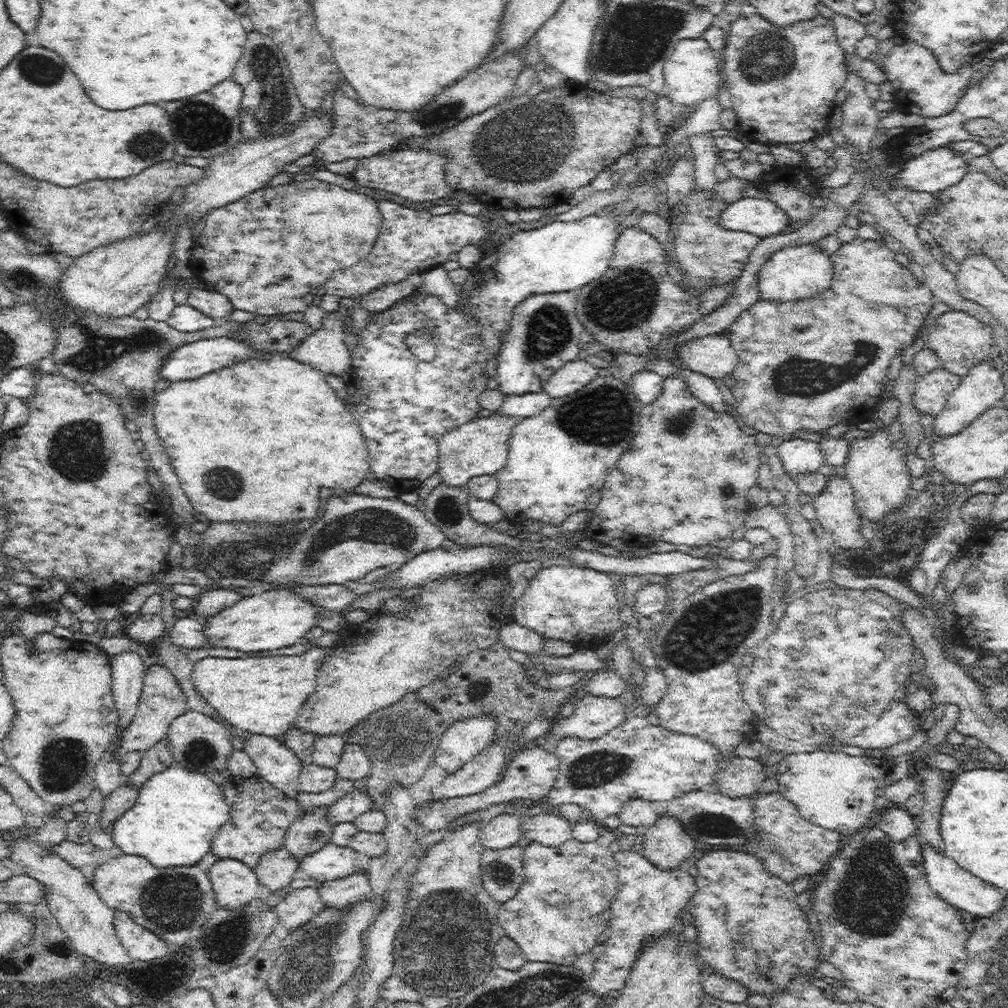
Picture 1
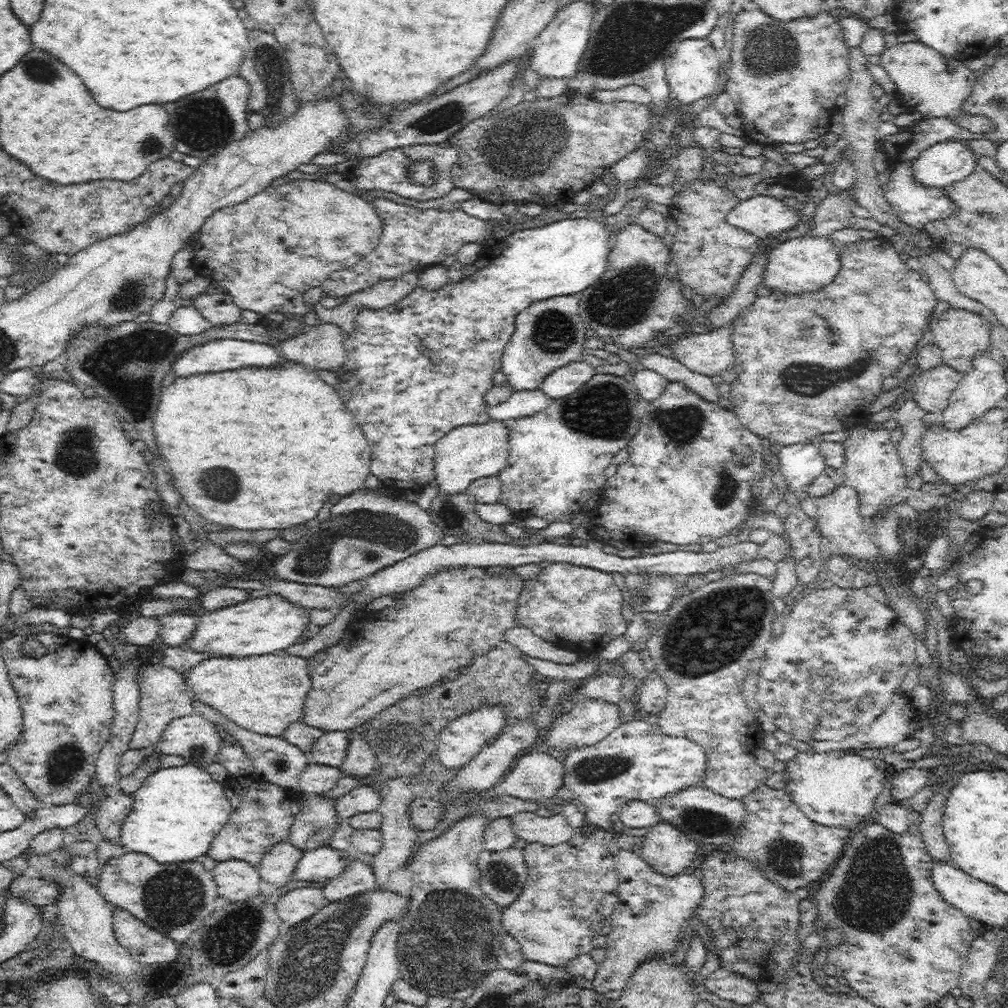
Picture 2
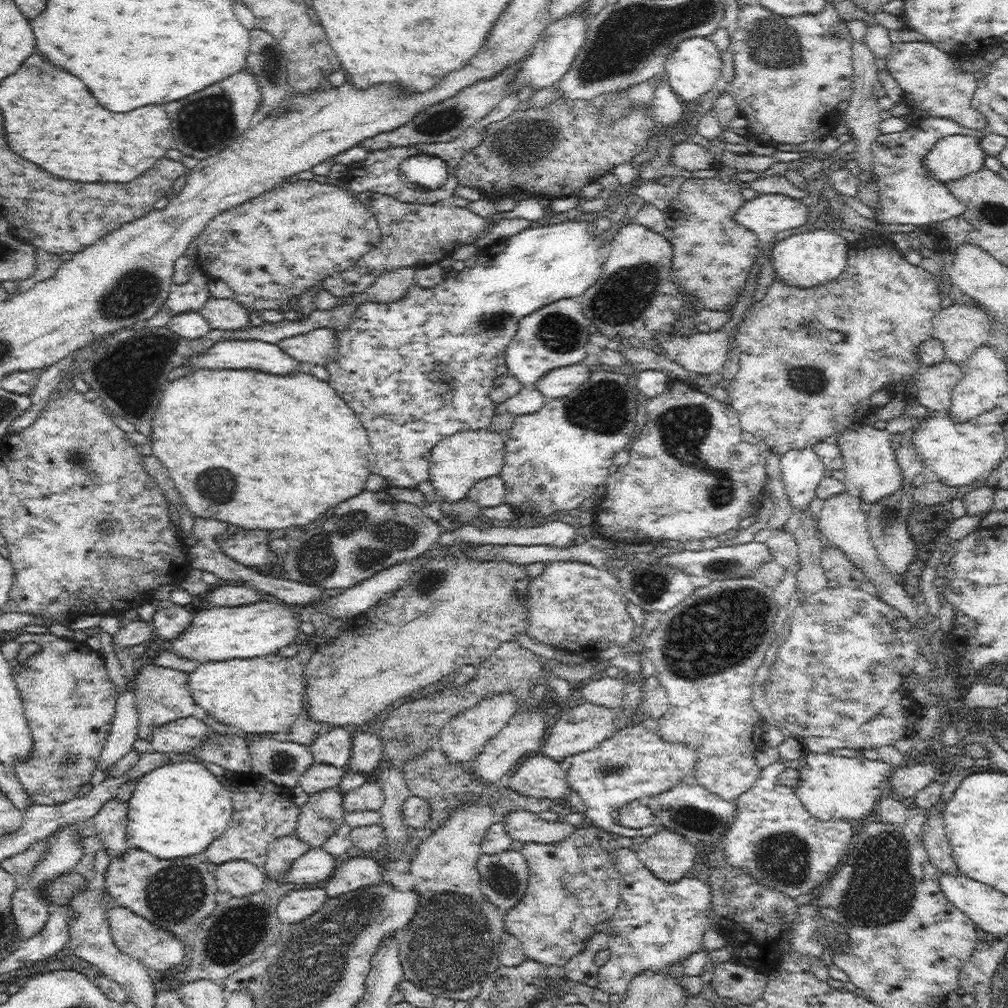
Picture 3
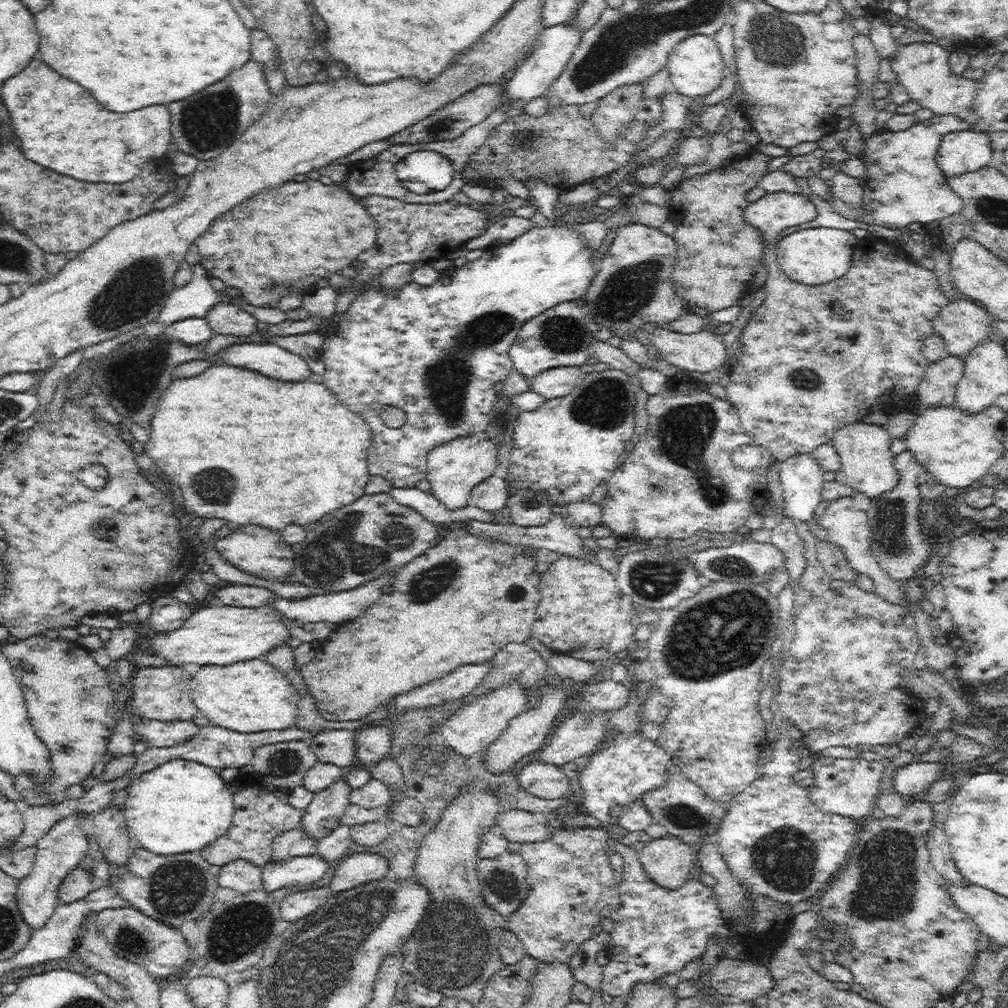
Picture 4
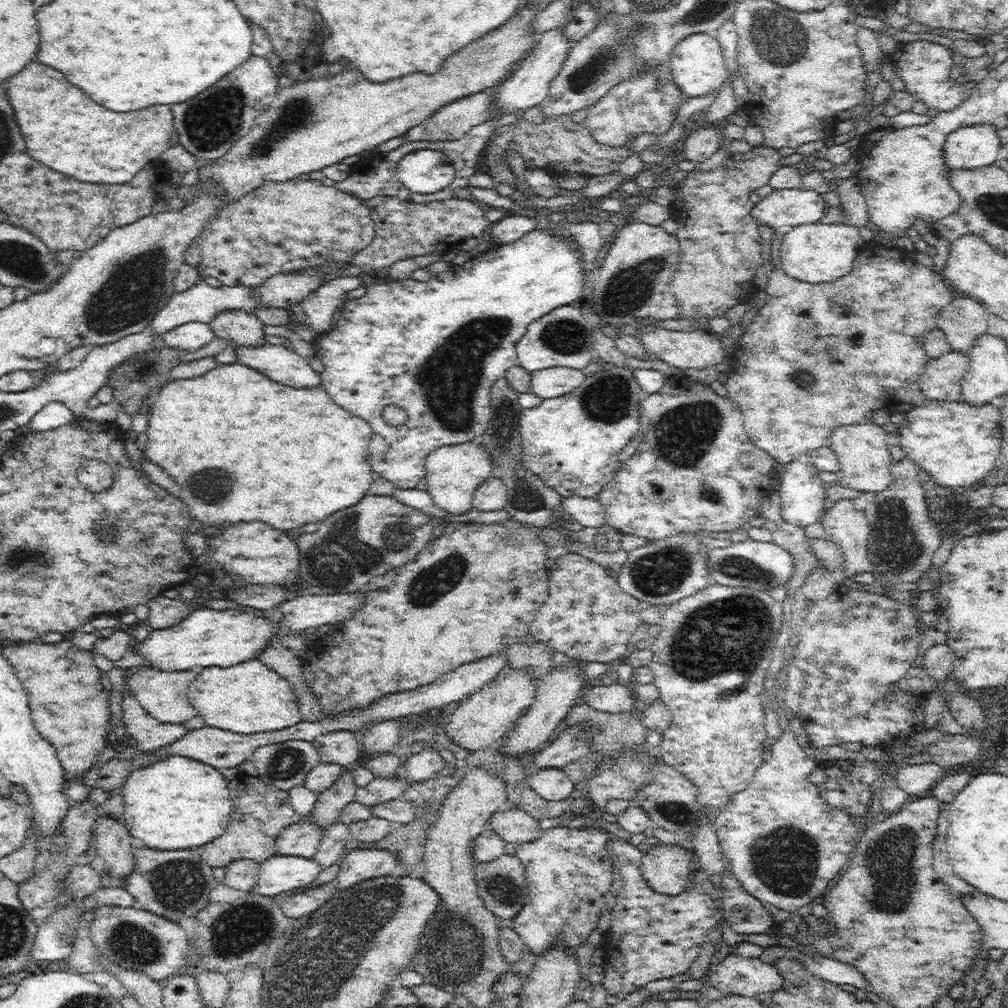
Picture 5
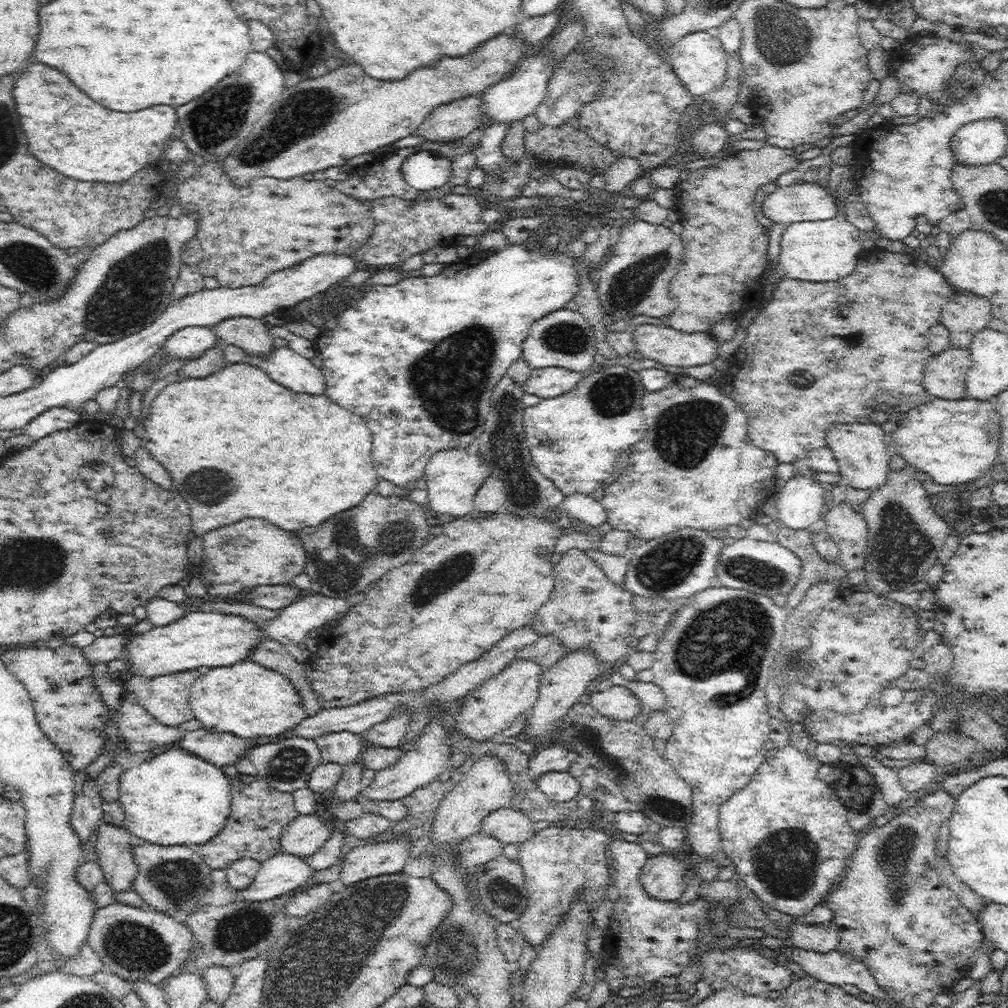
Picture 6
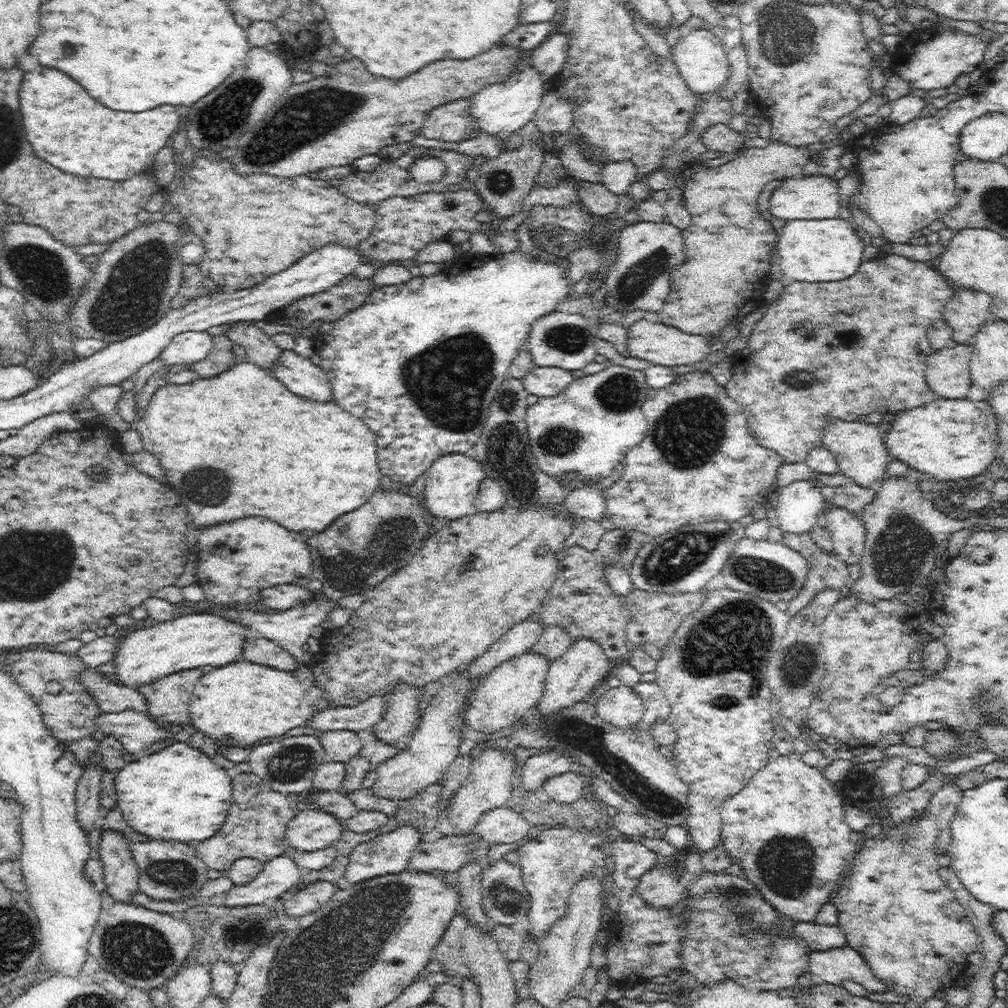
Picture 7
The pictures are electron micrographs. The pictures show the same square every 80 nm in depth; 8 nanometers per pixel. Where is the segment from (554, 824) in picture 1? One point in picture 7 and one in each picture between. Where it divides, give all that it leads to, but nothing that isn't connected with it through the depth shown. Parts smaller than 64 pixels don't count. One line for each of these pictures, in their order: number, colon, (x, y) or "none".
2: (554, 830)
3: (525, 826)
4: (517, 825)
5: (516, 826)
6: (508, 826)
7: (502, 825)

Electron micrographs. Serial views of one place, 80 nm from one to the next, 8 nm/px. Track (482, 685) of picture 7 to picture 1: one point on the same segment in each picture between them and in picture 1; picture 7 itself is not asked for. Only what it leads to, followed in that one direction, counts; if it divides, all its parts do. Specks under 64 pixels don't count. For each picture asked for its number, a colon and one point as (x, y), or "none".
1: (466, 738)
2: (464, 737)
3: (462, 738)
4: (470, 730)
5: (483, 719)
6: (492, 707)

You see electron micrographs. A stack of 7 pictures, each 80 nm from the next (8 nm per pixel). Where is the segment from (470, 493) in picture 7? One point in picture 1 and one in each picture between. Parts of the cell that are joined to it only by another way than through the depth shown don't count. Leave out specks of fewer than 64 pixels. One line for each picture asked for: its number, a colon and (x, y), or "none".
1: (480, 447)
2: (467, 453)
3: (456, 463)
4: (453, 468)
5: (453, 473)
6: (453, 475)

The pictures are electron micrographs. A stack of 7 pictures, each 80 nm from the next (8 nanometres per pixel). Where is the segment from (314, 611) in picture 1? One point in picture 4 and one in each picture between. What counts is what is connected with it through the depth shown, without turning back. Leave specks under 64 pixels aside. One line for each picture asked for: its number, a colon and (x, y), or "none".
2: (258, 626)
3: (221, 633)
4: (220, 636)

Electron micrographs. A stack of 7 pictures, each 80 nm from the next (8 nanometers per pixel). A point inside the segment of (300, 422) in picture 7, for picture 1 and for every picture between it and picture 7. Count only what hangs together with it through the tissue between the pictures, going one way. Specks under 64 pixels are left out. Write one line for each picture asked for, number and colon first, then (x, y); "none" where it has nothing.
1: (254, 442)
2: (286, 433)
3: (262, 451)
4: (243, 448)
5: (242, 448)
6: (238, 445)

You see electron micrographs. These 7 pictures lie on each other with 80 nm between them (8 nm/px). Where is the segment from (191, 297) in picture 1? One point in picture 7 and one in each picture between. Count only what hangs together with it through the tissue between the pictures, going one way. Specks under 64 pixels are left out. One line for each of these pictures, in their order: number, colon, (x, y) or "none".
2: (219, 308)
3: (223, 314)
4: (229, 318)
5: (238, 327)
6: (251, 334)
7: (259, 348)

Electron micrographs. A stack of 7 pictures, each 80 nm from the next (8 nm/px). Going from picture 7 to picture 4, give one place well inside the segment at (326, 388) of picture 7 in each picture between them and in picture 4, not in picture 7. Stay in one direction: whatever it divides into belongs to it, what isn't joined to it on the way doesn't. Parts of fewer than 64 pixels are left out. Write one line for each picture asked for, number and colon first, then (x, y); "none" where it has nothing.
4: (269, 359)
5: (285, 365)
6: (292, 370)

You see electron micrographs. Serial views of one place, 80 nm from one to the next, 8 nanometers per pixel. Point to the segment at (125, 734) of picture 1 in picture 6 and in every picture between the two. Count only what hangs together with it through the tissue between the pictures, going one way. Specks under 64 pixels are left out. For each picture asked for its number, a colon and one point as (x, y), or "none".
2: (165, 695)
3: (162, 695)
4: (161, 693)
5: (164, 694)
6: (166, 698)

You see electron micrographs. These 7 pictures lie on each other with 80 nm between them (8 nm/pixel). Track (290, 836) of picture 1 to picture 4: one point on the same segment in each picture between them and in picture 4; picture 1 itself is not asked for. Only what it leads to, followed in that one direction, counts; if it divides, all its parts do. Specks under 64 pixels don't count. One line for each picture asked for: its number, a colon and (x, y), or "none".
2: (314, 826)
3: (323, 814)
4: (325, 812)

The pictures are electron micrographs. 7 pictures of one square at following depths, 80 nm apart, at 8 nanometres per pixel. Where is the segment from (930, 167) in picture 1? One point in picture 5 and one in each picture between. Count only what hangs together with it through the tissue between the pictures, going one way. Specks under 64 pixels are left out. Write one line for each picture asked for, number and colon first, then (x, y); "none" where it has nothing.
2: (940, 165)
3: (951, 158)
4: (962, 152)
5: (971, 147)

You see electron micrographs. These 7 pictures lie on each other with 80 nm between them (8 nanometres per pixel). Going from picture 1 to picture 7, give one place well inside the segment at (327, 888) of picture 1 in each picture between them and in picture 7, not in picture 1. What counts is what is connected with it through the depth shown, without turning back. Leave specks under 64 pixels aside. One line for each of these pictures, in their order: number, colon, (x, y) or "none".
2: (358, 877)
3: (353, 873)
4: (357, 868)
5: (358, 865)
6: (374, 859)
7: (390, 853)

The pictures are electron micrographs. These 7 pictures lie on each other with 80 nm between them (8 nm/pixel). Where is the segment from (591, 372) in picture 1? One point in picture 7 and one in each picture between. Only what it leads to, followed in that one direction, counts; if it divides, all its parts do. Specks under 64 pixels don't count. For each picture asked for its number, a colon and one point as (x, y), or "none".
2: (567, 379)
3: (558, 383)
4: (552, 383)
5: (551, 382)
6: (551, 382)
7: (541, 381)

